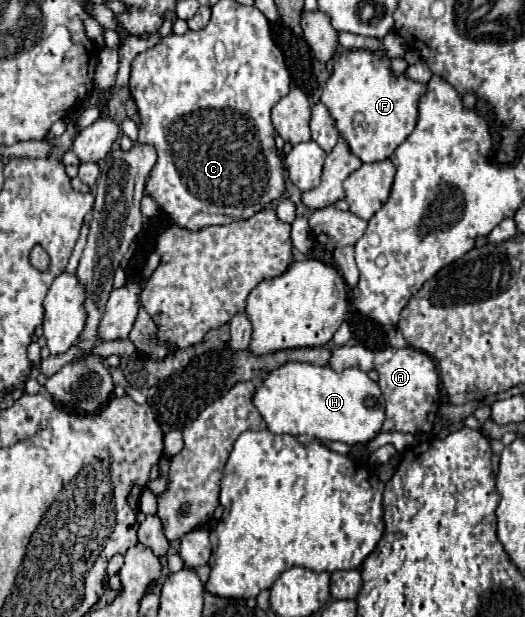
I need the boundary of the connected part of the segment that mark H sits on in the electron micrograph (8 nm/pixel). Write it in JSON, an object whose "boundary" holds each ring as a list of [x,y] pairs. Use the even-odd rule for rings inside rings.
{"boundary":[[[286,363],[274,369],[264,379],[262,389],[256,389],[254,405],[272,433],[306,435],[322,443],[342,441],[346,445],[374,439],[382,429],[386,409],[378,383],[364,371],[352,367],[338,373],[332,367],[316,367],[310,363]]]}

